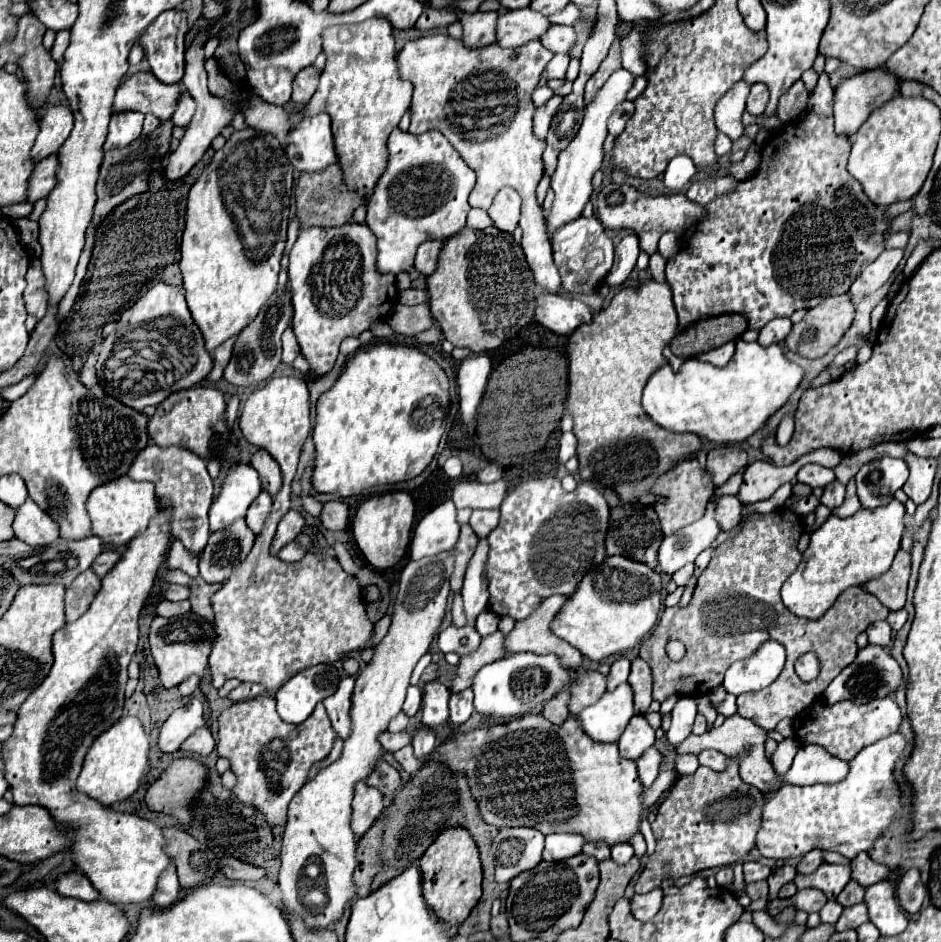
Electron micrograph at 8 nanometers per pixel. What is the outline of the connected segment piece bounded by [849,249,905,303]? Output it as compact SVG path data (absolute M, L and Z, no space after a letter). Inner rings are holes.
M885 249L871 265L867 265L849 289L851 301L859 303L865 295L877 291L897 269L899 261L903 259L903 253L905 253L903 249Z

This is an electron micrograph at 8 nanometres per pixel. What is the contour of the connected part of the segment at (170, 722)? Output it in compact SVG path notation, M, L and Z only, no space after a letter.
M193 697L183 707L175 709L163 723L157 737L157 749L161 753L177 751L179 745L199 727L207 727L207 721L203 713L203 701Z

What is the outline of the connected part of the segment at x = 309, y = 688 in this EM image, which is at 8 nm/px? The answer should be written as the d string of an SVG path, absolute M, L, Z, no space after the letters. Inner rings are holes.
M315 665L287 679L277 691L277 713L285 723L299 725L319 701L337 691L341 673L333 665Z

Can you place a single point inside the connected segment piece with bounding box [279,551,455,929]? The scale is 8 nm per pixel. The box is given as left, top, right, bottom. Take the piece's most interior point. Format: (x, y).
(318, 852)

